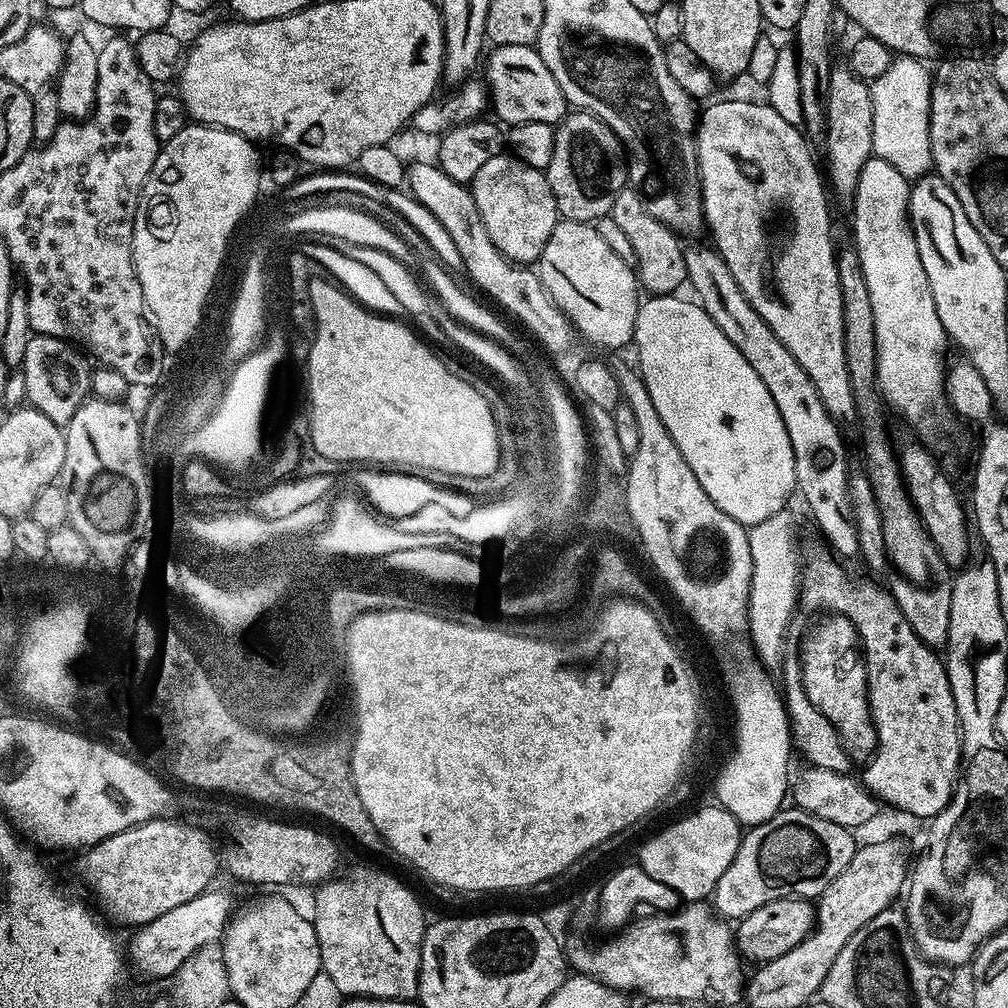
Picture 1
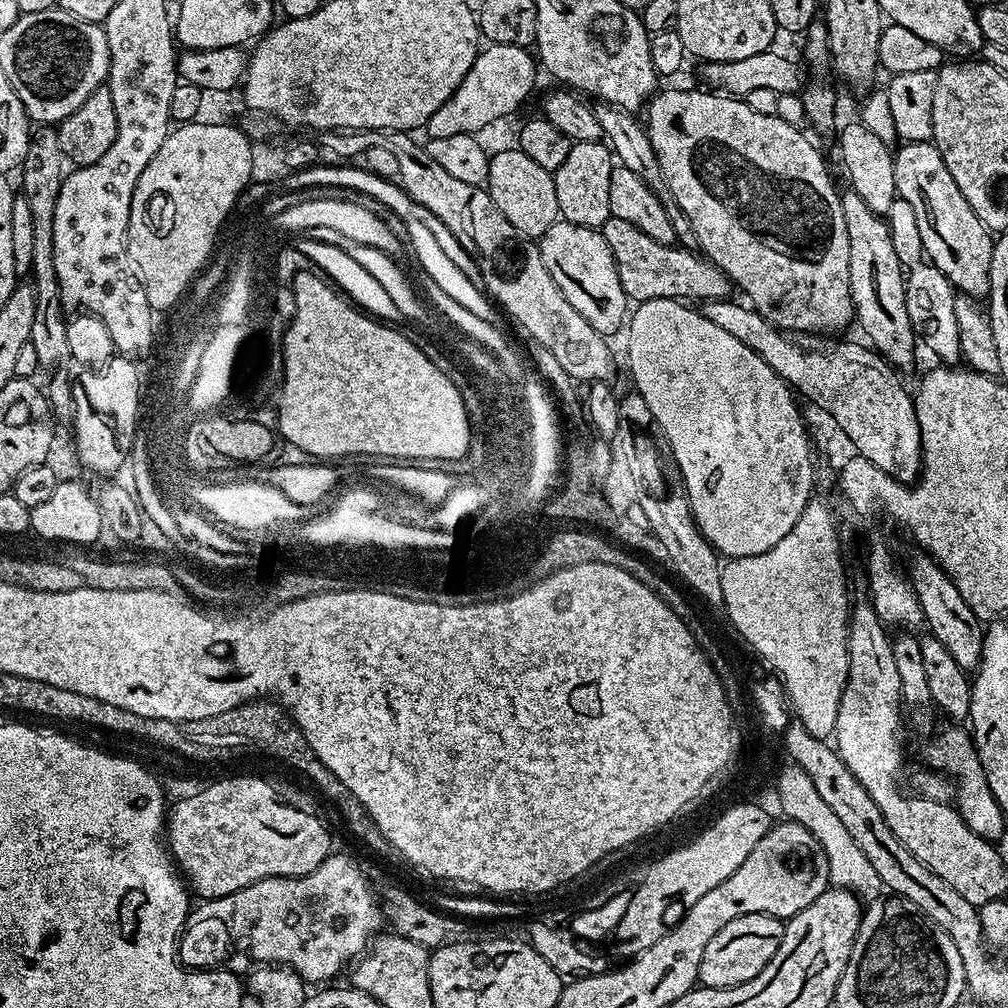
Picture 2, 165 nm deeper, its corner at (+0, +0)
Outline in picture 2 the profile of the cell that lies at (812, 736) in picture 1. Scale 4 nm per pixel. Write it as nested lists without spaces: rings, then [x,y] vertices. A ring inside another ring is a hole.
[[[948,726],[935,733],[924,748],[923,762],[929,769],[935,769],[951,777],[956,782],[957,796],[954,807],[960,816],[978,834],[981,841],[996,840],[1004,832],[1006,813],[1000,809],[1000,803],[994,798],[990,790],[990,782],[984,773],[982,762],[976,753],[976,743],[972,740],[972,733],[964,726]],[[941,730],[941,732],[940,732]],[[940,732],[940,733],[939,733]],[[937,735],[937,736],[936,736]],[[936,736],[936,737],[935,737]]]

